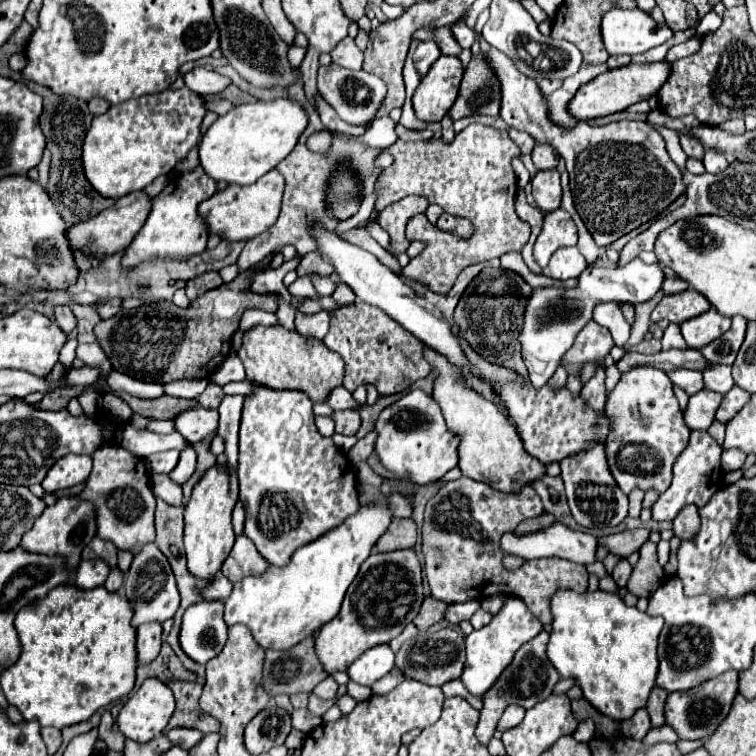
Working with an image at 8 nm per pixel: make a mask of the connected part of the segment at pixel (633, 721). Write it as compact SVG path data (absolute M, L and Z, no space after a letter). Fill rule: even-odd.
M645 707L639 709L639 711L635 711L635 715L631 719L625 719L621 723L623 735L627 735L627 737L631 737L635 741L643 739L649 729L651 729L651 723L649 723L649 715L647 715L647 709Z

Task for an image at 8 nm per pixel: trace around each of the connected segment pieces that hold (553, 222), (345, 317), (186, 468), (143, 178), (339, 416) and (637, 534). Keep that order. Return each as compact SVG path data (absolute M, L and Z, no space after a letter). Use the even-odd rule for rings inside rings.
M557 209L545 215L543 229L533 247L533 257L539 267L547 267L549 257L555 249L565 245L575 245L575 243L577 243L577 227L571 215L563 209Z
M363 301L331 311L331 325L323 343L343 357L343 387L349 391L355 391L355 387L363 383L371 383L377 387L379 395L393 395L405 391L411 383L431 373L429 363L421 355L423 343L399 327L399 323L395 323L395 319L391 319L385 311Z
M187 447L185 451L181 451L179 463L169 473L169 479L175 481L177 485L183 485L193 475L193 471L195 471L195 451L193 451L193 447Z
M167 89L155 95L125 101L97 115L83 143L85 175L103 197L119 199L131 191L145 189L159 175L167 175L201 139L201 121L207 101L183 89Z
M357 409L337 411L337 413L333 413L333 421L335 421L335 431L343 433L343 435L355 435L355 431L361 425L361 417L359 417Z
M639 527L639 529L633 529L633 531L621 531L621 533L615 533L615 535L599 537L599 545L605 545L609 549L609 553L629 557L631 553L639 551L641 545L647 539L649 539L649 531Z

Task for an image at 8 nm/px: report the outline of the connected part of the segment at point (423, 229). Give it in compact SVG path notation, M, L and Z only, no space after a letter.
M471 123L449 143L443 139L419 143L397 141L387 147L387 153L391 153L395 161L391 167L381 171L375 183L375 207L379 211L405 195L421 195L429 203L439 205L443 211L469 219L475 227L475 233L469 239L459 239L455 233L441 231L437 225L433 225L425 213L411 217L407 223L407 239L423 241L425 249L411 259L407 267L403 267L403 275L409 279L419 279L435 293L445 293L451 289L455 275L459 275L463 267L501 257L513 249L521 251L521 247L527 243L531 227L515 213L517 181L511 167L511 159L519 155L519 147L511 141L507 131Z

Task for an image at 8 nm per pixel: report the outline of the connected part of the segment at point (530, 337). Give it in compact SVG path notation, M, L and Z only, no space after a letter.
M633 259L625 267L587 267L579 275L579 285L575 289L535 289L527 309L525 309L525 327L519 337L523 345L523 357L525 365L529 369L529 381L533 387L543 387L549 377L555 373L559 359L565 355L565 351L573 345L575 335L581 331L581 327L591 319L591 311L595 303L599 301L631 301L631 303L643 303L649 301L663 285L665 271L659 263L647 265L641 259Z

